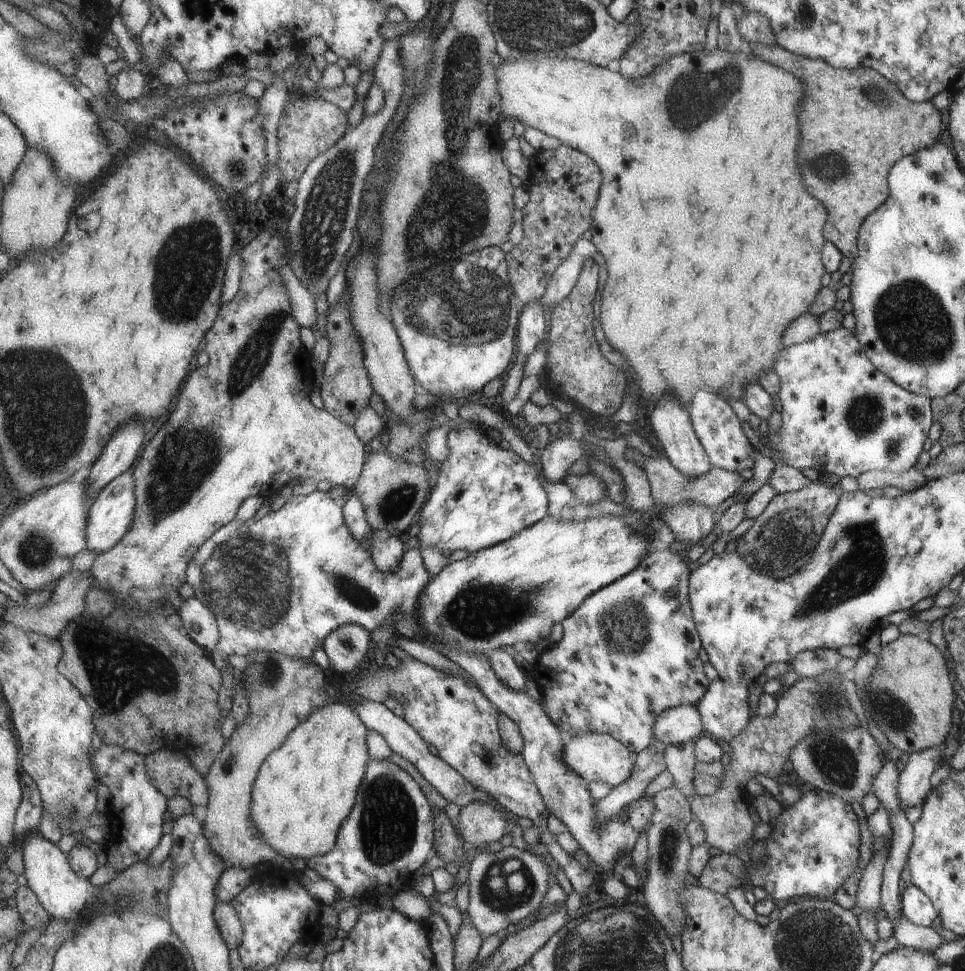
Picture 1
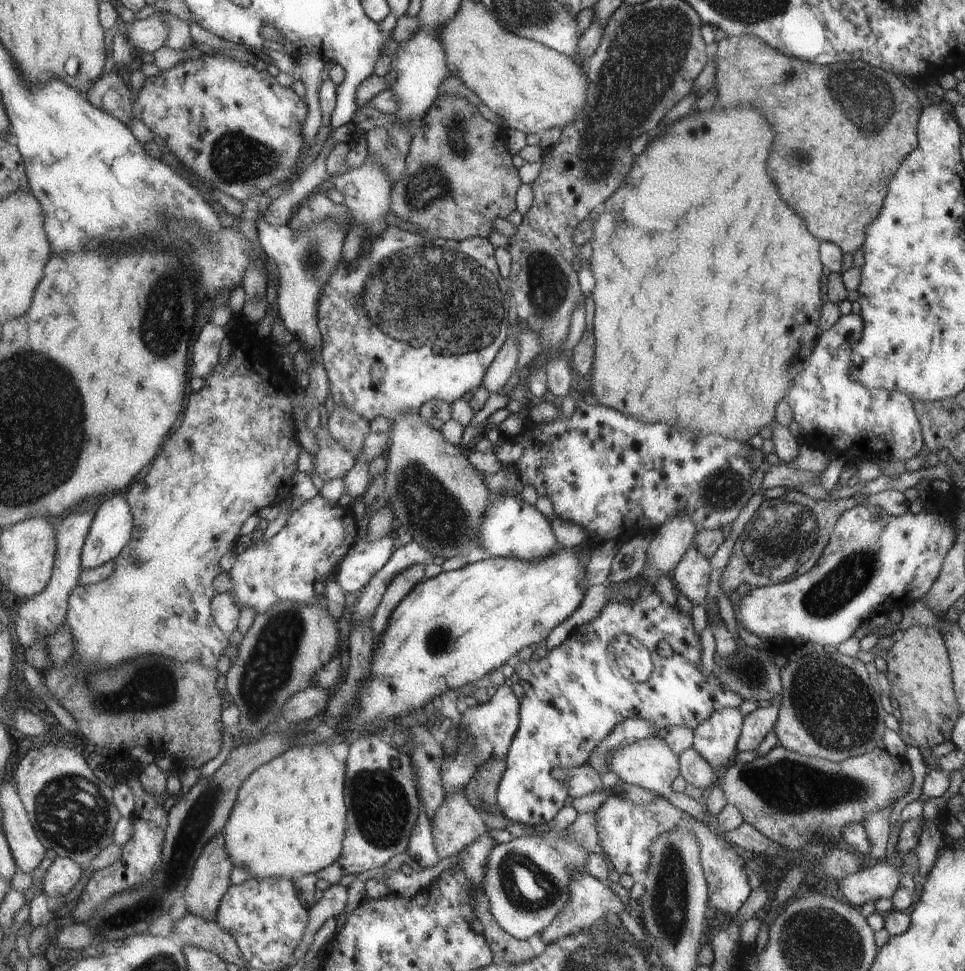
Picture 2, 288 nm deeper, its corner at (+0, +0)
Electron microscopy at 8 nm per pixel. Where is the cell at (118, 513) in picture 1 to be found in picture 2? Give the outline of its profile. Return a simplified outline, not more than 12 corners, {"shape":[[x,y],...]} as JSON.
{"shape":[[127,492],[99,504],[79,586],[107,580],[135,536]]}

